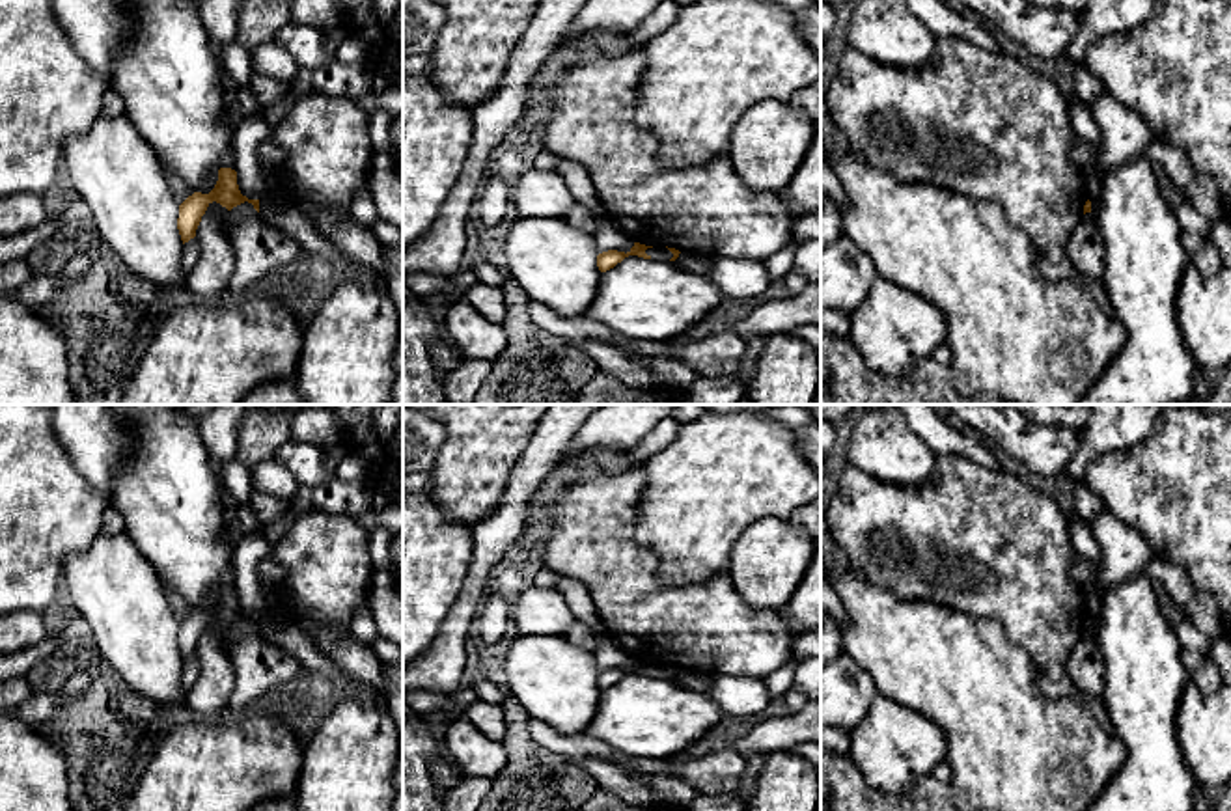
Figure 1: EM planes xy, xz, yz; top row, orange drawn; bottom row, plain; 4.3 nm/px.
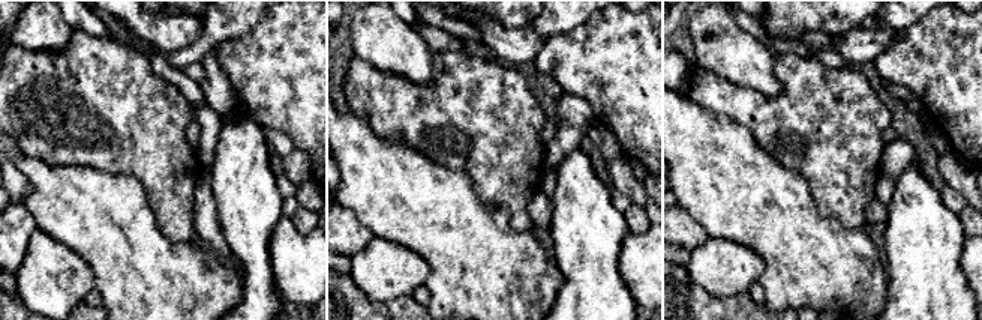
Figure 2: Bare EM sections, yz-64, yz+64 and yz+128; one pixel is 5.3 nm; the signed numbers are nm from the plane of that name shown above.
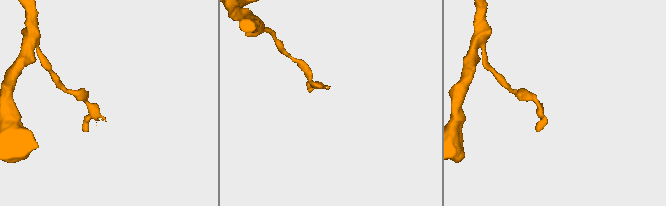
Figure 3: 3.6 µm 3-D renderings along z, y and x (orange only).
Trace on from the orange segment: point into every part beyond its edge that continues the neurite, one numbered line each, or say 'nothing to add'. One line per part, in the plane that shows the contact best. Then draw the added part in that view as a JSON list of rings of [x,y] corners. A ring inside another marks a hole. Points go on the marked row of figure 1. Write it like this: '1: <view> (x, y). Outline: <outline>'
nothing to add

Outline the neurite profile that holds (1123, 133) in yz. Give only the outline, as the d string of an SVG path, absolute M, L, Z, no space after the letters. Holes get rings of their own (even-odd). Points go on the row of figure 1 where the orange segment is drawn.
M1108 89L1089 106L1100 129L1100 153L1097 157L1100 177L1145 153L1155 136L1138 112L1117 101Z

